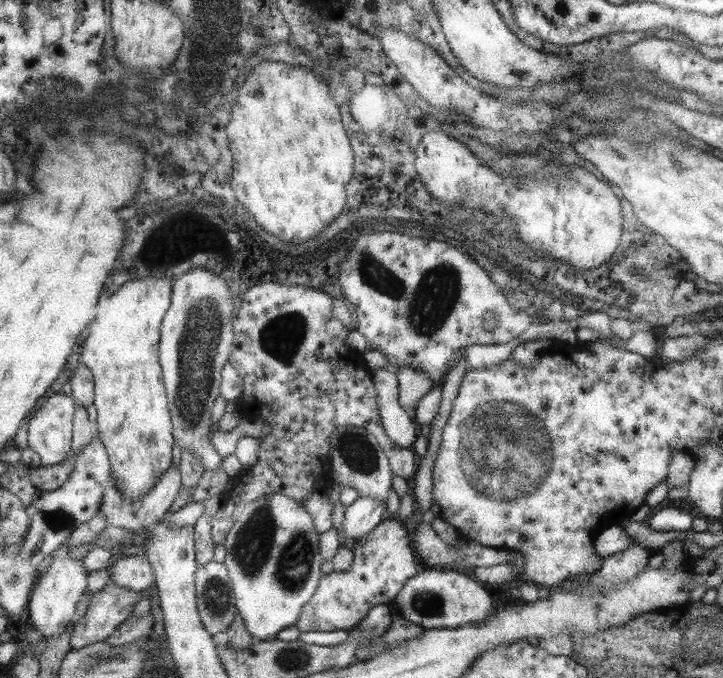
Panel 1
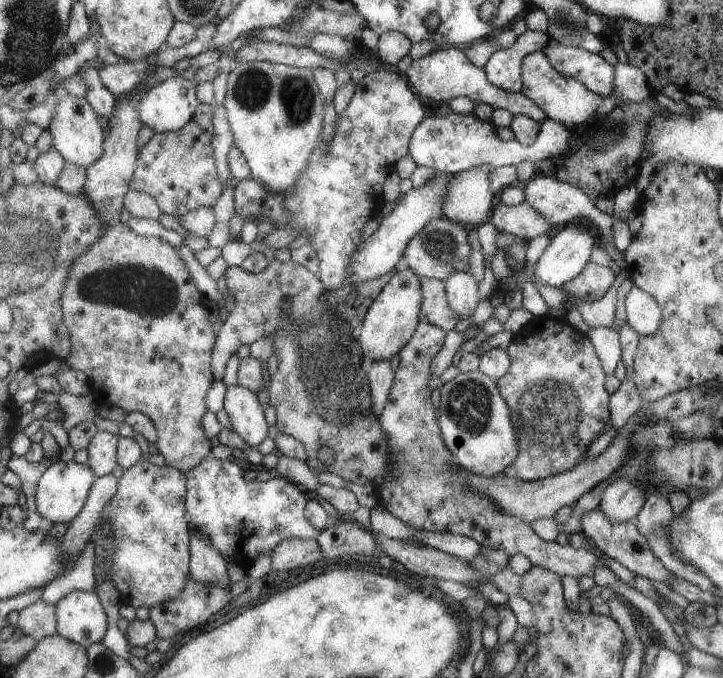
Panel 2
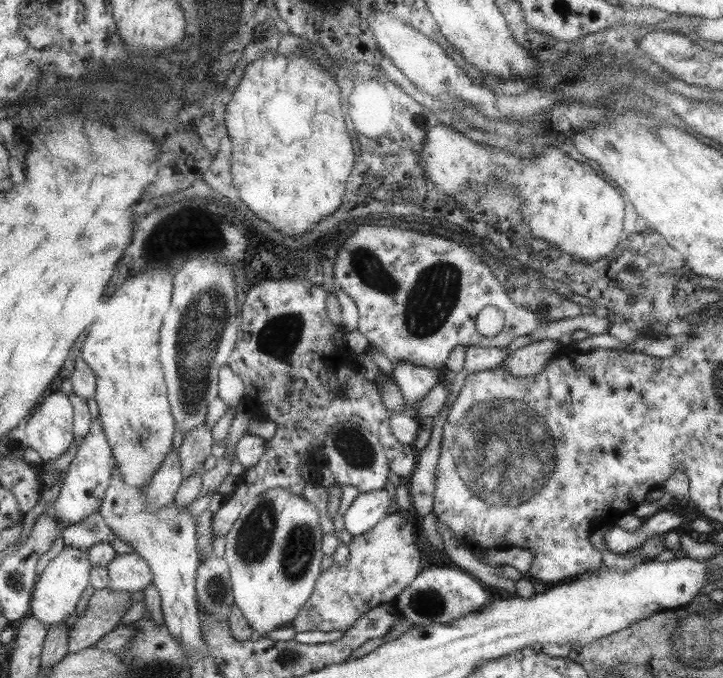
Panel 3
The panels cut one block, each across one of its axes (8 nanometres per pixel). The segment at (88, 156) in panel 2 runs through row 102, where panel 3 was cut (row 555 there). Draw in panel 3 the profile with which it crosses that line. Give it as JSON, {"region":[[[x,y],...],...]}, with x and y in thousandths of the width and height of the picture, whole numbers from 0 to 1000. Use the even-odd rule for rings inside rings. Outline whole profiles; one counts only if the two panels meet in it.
{"region":[[[90,805],[86,817],[64,835],[62,844],[51,855],[41,891],[41,907],[55,913],[65,929],[72,922],[82,922],[83,916],[97,914],[108,885],[112,885],[113,873],[124,866],[124,841],[127,832],[122,826],[120,810]]]}

